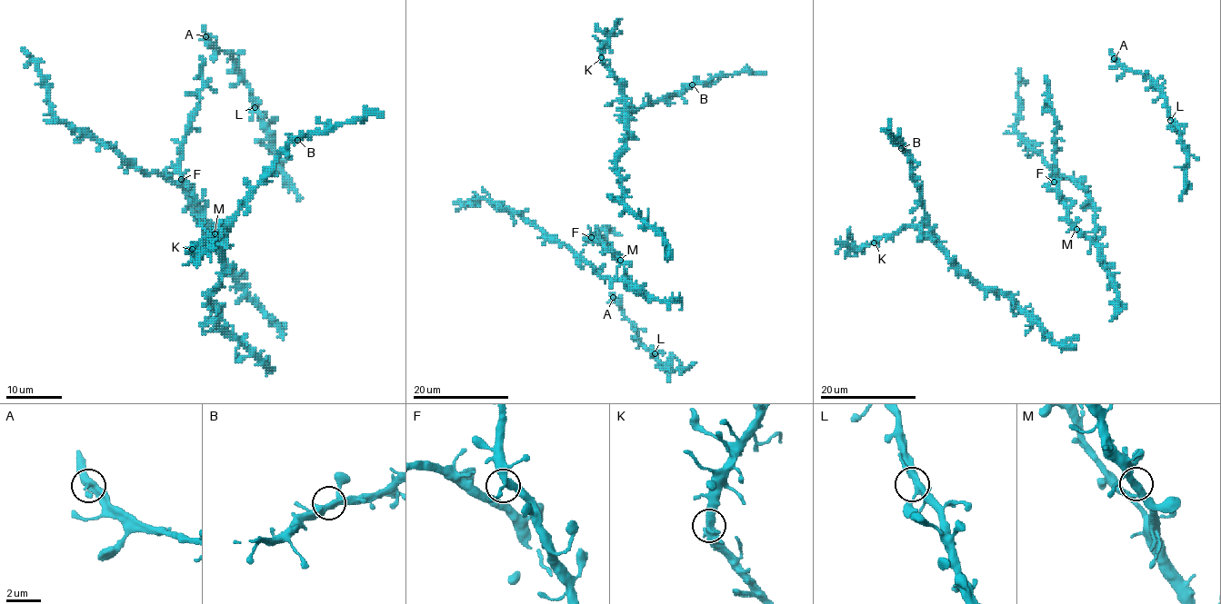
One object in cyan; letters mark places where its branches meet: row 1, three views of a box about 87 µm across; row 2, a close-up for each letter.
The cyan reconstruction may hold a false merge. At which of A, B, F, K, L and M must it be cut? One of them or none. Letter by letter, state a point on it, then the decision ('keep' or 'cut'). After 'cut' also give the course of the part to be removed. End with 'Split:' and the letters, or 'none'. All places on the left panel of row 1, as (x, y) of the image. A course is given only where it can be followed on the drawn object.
A: place (205, 36); keep
B: place (297, 140); keep
F: place (181, 179); keep
K: place (192, 249); keep
L: place (255, 107); keep
M: place (215, 233); keep
Split: none

